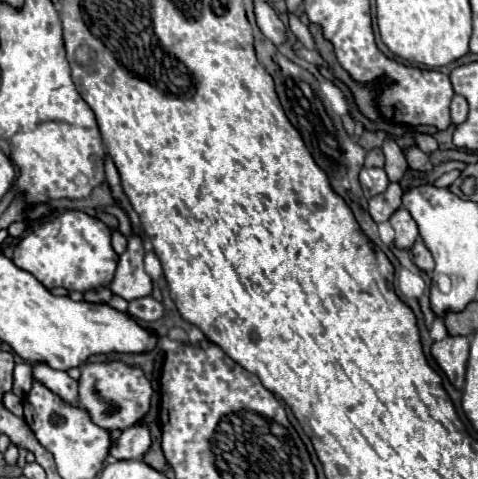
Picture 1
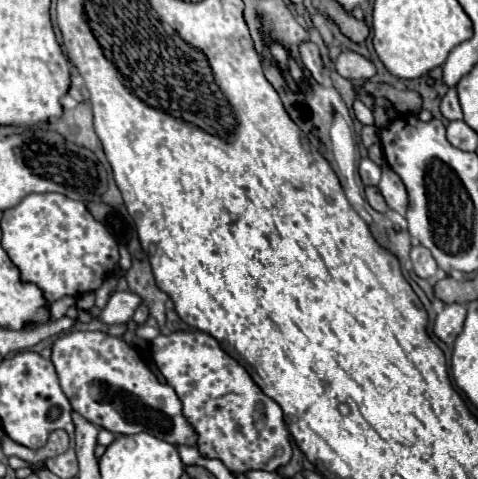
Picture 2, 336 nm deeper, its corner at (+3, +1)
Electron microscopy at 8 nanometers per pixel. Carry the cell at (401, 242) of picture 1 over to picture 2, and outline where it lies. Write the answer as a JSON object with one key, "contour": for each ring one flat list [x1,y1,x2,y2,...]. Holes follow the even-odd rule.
{"contour":[[382,166,382,180,378,184,386,204,390,210,398,212,398,214,406,214,406,206,408,206,408,194,406,194,406,186,402,184,400,176,390,168,390,166]]}

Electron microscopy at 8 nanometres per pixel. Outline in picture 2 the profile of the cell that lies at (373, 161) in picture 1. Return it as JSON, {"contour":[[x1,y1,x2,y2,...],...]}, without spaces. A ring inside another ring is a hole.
{"contour":[[364,126,362,128,362,134,360,134,360,140,366,148,370,148,372,144,380,144,380,138,378,138,378,128,376,126]]}

